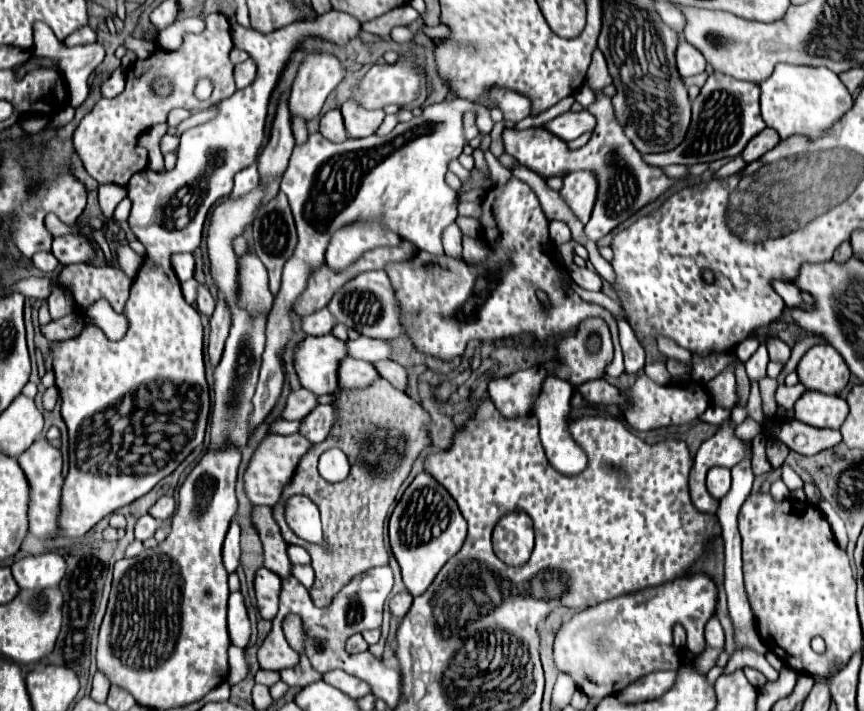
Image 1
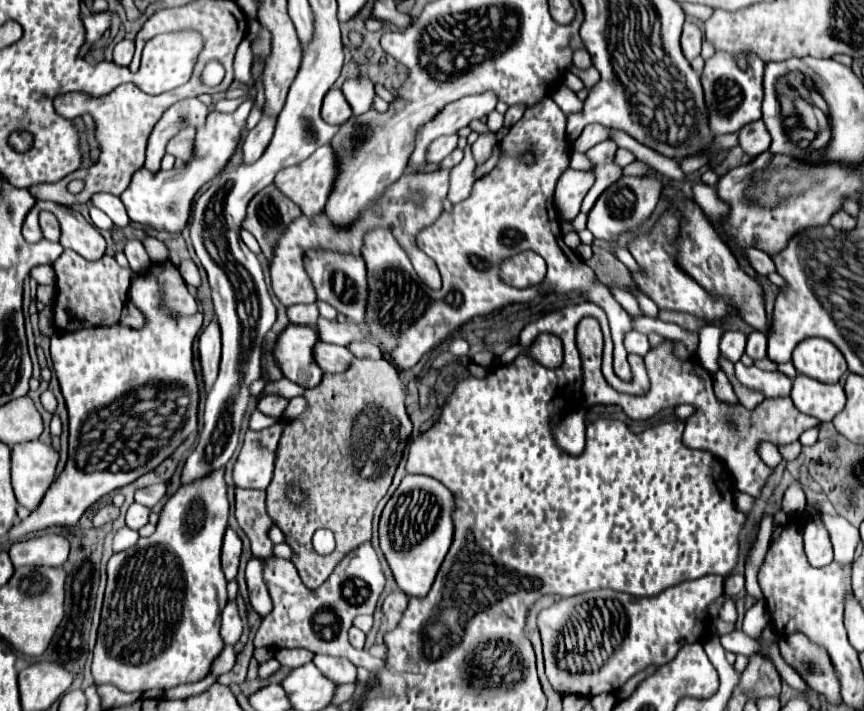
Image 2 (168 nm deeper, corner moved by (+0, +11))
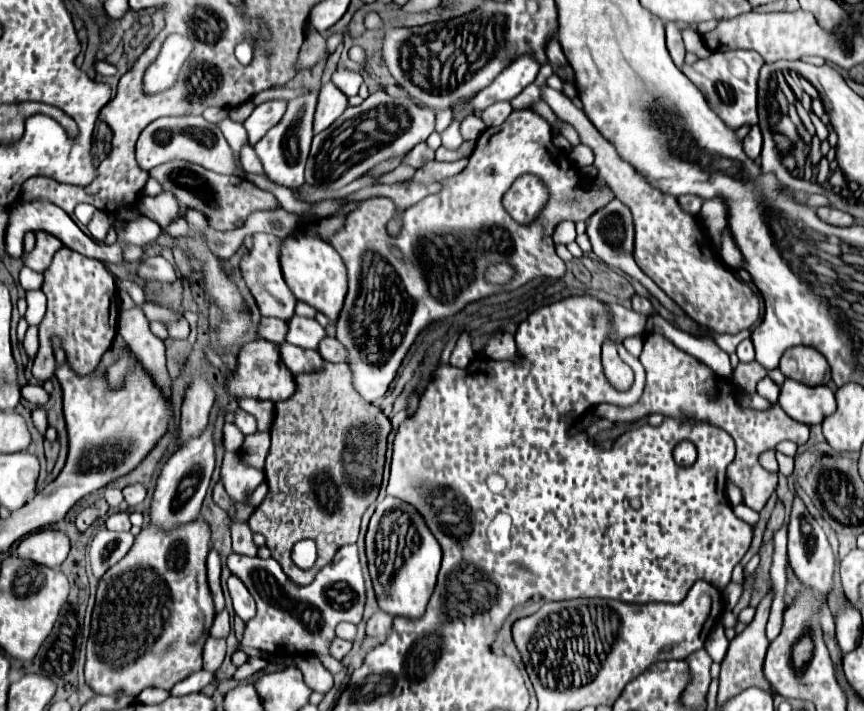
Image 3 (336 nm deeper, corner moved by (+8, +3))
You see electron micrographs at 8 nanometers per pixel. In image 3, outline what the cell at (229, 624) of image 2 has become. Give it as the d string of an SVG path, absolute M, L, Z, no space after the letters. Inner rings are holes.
M210 637L206 641L204 653L202 653L202 657L206 661L204 669L206 671L216 671L222 665L224 655L226 655L226 639L214 639L214 637Z

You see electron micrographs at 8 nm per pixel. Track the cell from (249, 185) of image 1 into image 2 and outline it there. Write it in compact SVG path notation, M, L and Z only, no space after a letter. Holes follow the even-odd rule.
M264 113L260 123L252 131L248 131L248 135L244 139L244 163L254 163L260 159L266 145L270 143L274 125L276 125L276 119Z

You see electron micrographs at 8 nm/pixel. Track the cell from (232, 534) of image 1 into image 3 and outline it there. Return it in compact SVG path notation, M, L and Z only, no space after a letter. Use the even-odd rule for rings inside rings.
M216 549L210 551L206 565L208 565L208 585L210 585L210 591L212 591L212 595L214 595L216 611L222 611L222 609L224 609L224 595L222 595L222 587L220 587L222 561L220 561L220 553L218 553Z

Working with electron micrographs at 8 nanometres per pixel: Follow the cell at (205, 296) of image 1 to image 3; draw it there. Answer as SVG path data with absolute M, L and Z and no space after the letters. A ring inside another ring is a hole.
M148 257L142 261L138 269L140 277L146 281L164 281L164 283L174 283L178 279L176 267L168 263L164 257Z

